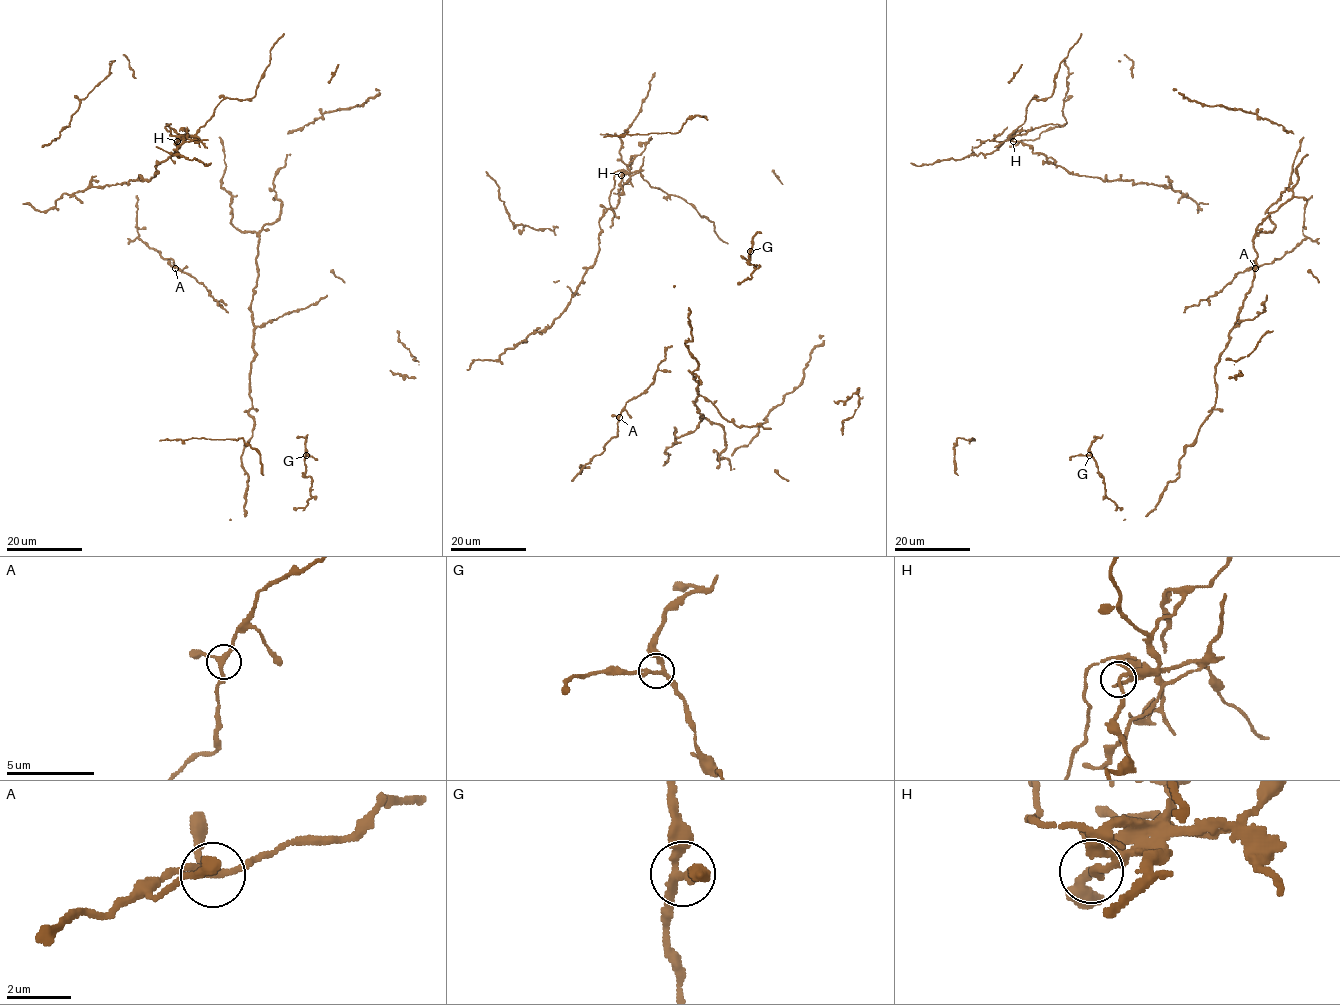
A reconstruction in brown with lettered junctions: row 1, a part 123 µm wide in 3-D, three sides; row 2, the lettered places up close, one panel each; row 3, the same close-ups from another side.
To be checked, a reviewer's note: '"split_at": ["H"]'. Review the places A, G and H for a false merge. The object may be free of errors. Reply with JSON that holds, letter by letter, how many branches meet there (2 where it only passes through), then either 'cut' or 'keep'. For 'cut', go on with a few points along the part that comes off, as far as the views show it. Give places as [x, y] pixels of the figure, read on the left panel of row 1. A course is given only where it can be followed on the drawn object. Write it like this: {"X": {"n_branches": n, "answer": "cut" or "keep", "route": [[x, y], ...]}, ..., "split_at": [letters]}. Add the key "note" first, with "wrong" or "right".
{"note": "right", "A": {"n_branches": 3, "answer": "keep"}, "G": {"n_branches": 3, "answer": "keep"}, "H": {"n_branches": 3, "answer": "cut", "route": [[177, 141], [194, 135], [225, 98], [251, 99], [269, 63], [270, 49], [283, 33]]}, "split_at": ["H"]}

